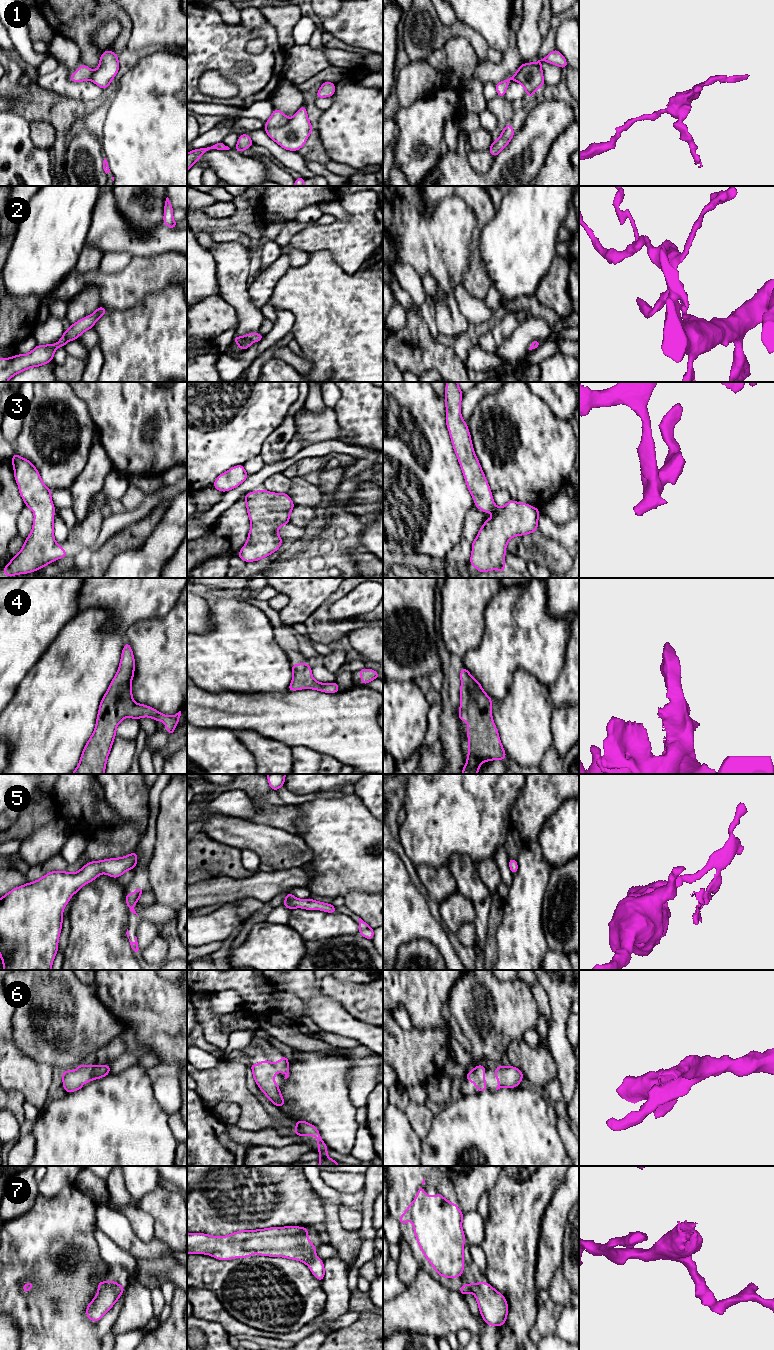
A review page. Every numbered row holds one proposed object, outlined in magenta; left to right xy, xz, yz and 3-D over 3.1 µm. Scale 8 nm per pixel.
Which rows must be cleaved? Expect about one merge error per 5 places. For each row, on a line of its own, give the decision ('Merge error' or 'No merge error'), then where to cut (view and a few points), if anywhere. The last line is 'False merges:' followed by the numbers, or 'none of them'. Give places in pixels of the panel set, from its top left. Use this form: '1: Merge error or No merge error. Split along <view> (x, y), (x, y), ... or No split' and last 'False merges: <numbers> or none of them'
1: No merge error. No split
2: No merge error. No split
3: No merge error. No split
4: No merge error. No split
5: No merge error. No split
6: No merge error. No split
7: No merge error. No split
False merges: none of them

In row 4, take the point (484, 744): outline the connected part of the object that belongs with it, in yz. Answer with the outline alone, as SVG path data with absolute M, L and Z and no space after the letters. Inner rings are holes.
M463 666L460 671L460 721L467 721L467 762L461 774L477 774L485 761L504 760L506 752L492 719L492 699Z

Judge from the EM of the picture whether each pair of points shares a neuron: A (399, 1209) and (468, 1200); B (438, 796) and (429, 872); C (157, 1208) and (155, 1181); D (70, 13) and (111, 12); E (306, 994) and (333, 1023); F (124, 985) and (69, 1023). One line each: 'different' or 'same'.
A: same
B: different
C: different
D: same
E: same
F: different

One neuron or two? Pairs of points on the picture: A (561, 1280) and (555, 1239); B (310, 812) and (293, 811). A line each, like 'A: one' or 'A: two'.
A: two
B: two

